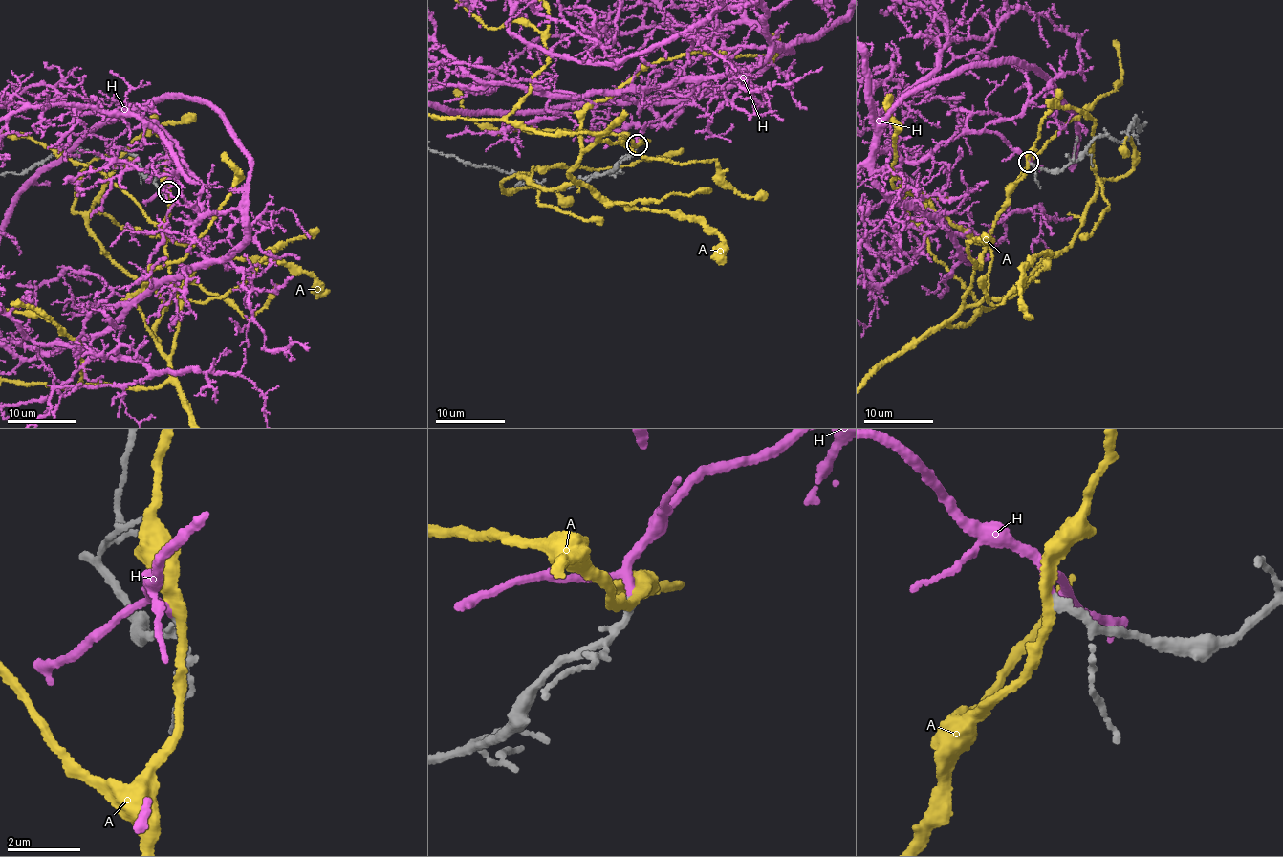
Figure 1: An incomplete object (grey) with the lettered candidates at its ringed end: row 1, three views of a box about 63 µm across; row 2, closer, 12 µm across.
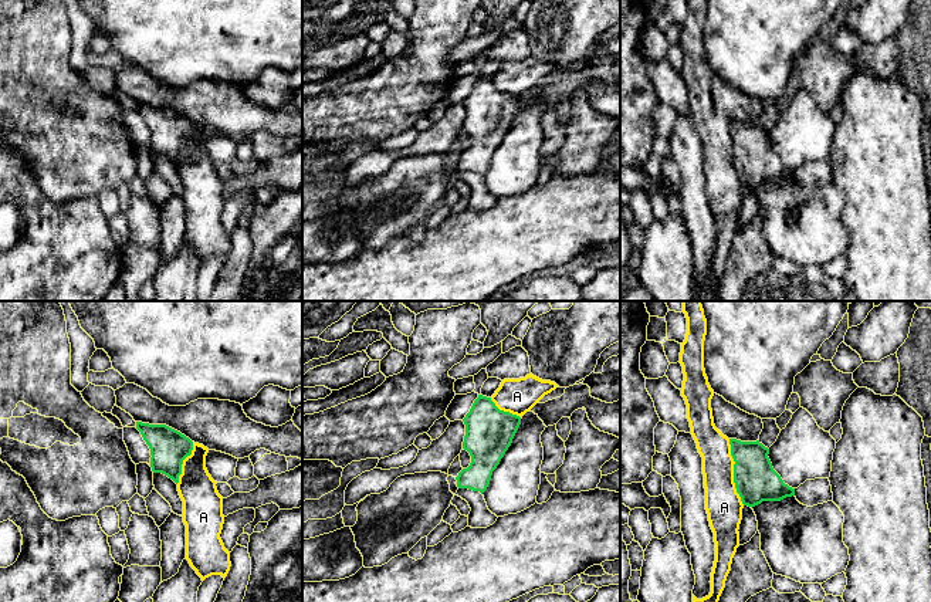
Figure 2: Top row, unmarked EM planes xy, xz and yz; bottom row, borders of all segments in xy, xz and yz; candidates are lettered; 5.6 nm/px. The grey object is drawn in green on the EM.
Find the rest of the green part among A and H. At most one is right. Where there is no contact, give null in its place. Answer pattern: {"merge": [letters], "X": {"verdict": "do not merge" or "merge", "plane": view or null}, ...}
{"merge": ["H"], "A": {"verdict": "do not merge", "plane": "yz"}, "H": {"verdict": "merge", "plane": null}}

